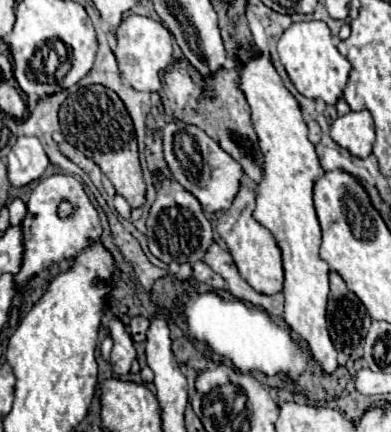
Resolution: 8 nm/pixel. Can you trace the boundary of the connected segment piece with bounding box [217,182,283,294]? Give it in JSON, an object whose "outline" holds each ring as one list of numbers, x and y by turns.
{"outline":[[241,182,241,188,233,200,233,206,221,214,217,222,217,232,225,240,239,274,261,294,277,294,283,288,283,258,275,236,253,218,255,210,255,190]]}

